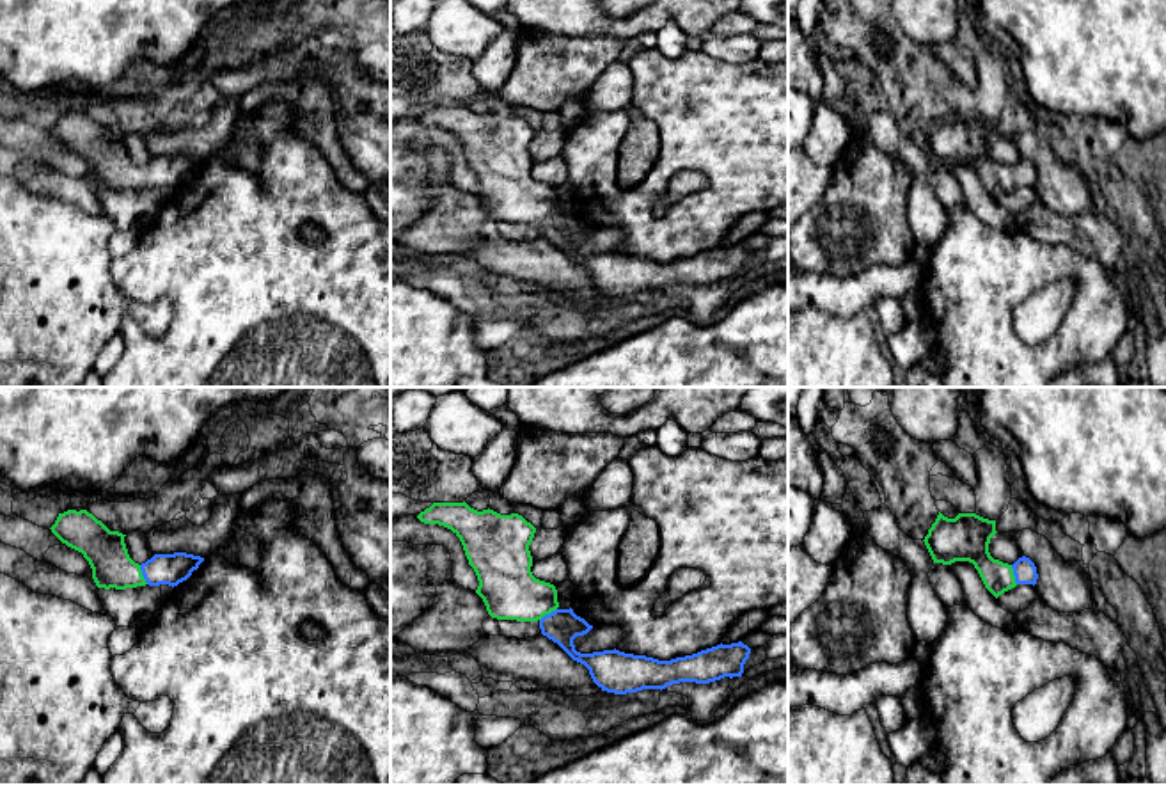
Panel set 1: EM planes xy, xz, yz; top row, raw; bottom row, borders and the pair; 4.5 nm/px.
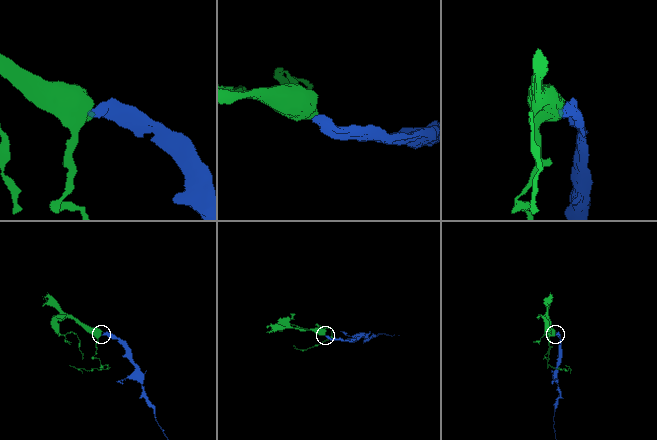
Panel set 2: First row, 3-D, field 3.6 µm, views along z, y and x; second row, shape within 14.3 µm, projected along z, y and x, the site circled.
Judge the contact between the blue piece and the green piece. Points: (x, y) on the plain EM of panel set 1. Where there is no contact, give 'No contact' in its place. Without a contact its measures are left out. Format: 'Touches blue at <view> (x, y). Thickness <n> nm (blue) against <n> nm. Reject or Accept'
Touches blue at xy (142, 176). Thickness 140 nm (blue) against 190 nm. Accept

